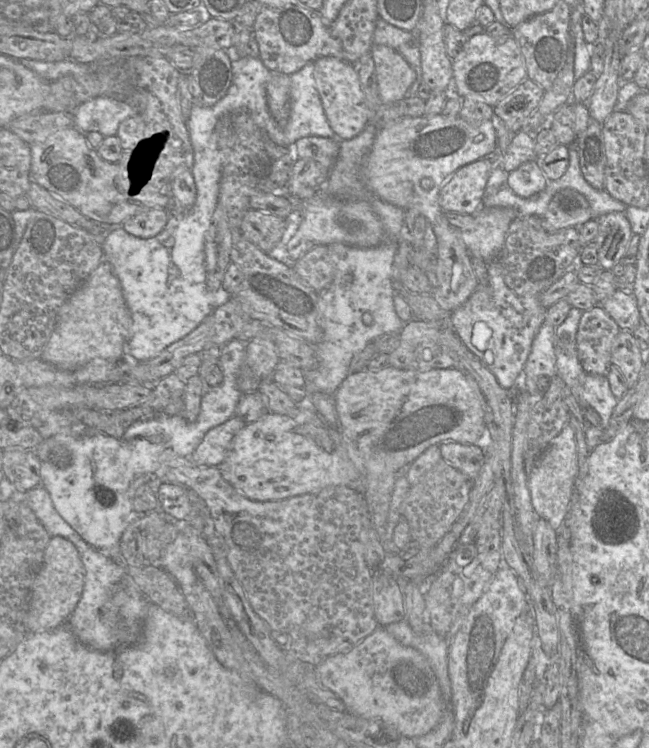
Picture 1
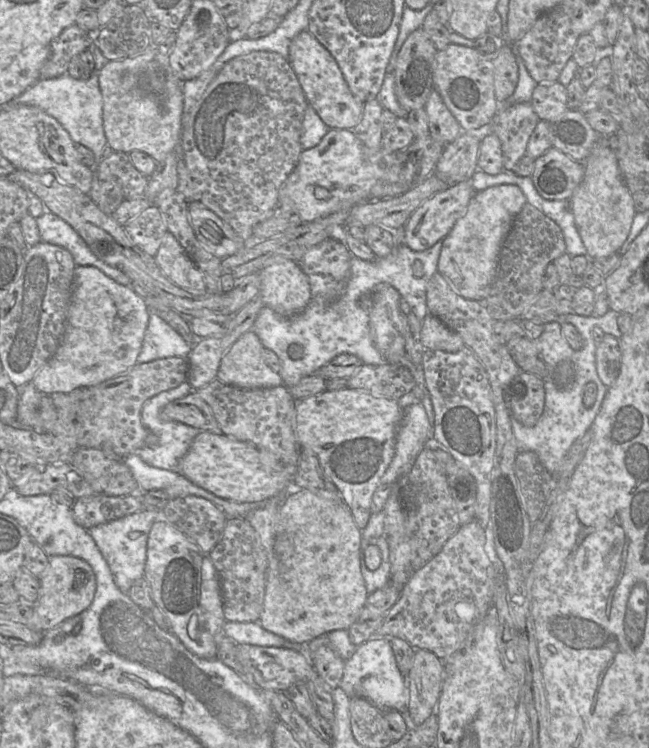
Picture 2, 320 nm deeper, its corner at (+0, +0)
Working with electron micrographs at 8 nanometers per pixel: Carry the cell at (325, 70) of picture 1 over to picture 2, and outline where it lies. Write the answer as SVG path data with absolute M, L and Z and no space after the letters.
M303 30L291 41L288 60L308 104L329 129L351 130L360 122L363 103L351 93L330 52L308 30Z

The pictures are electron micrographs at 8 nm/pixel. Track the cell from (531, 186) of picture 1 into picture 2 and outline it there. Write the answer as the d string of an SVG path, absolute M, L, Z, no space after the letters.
M531 103L500 107L494 115L491 127L501 142L505 170L513 172L517 162L526 155L528 140L539 120Z

